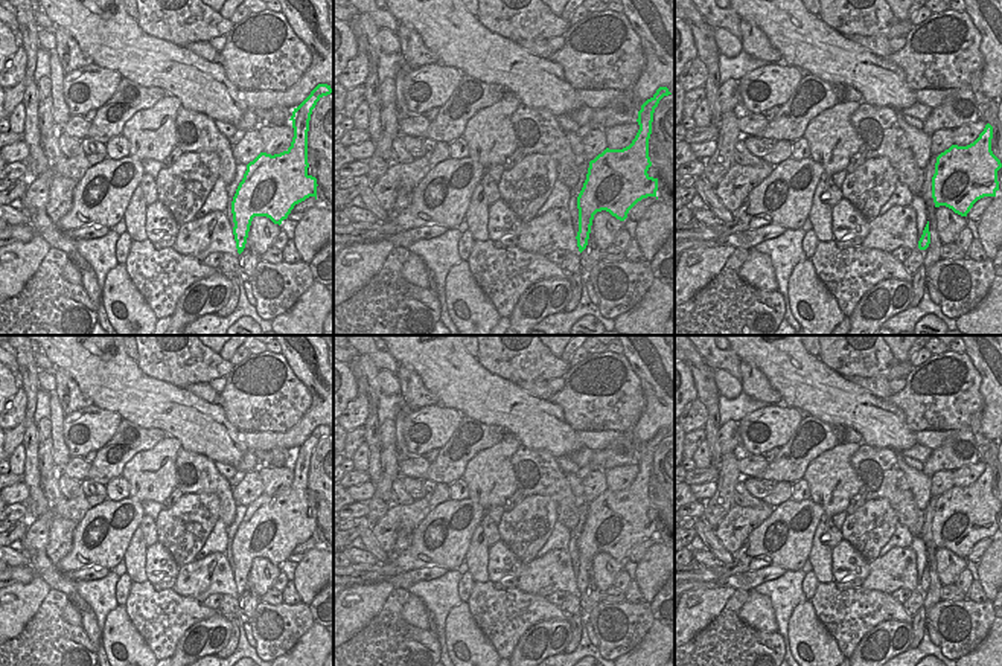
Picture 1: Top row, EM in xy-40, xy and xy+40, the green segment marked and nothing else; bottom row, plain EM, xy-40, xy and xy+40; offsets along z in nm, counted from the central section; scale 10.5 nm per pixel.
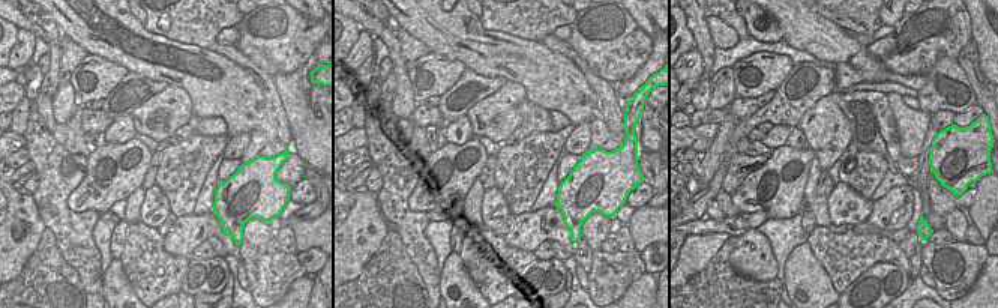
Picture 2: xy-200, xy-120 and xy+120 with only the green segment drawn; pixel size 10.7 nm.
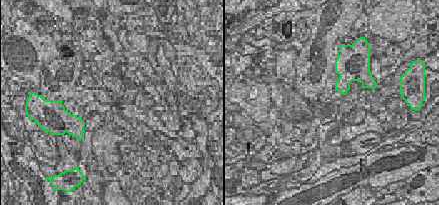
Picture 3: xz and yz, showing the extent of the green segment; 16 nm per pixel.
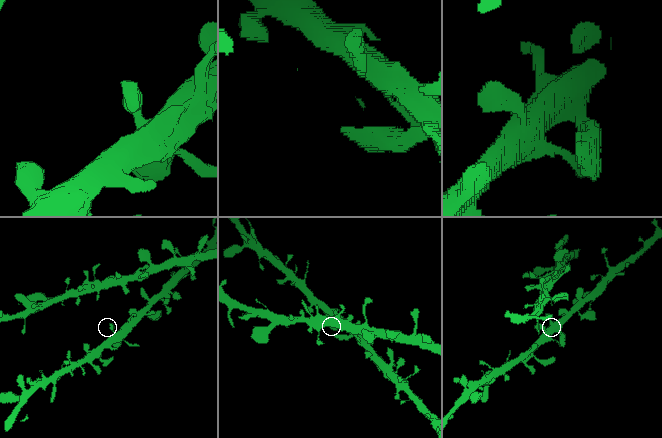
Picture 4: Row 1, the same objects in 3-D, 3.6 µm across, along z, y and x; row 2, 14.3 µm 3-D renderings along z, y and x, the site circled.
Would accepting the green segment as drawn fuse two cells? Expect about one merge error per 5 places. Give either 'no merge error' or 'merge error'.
no merge error

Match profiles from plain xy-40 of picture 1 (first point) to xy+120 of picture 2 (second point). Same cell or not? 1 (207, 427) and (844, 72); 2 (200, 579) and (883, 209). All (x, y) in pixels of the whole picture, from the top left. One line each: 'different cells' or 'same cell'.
1: different cells
2: same cell

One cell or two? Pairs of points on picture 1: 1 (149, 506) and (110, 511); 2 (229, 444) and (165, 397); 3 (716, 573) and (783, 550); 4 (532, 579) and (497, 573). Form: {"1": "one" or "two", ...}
{"1": "two", "2": "one", "3": "one", "4": "two"}

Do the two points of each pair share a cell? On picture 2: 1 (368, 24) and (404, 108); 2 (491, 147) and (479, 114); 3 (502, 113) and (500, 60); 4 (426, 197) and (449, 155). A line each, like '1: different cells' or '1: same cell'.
1: same cell
2: different cells
3: different cells
4: same cell

